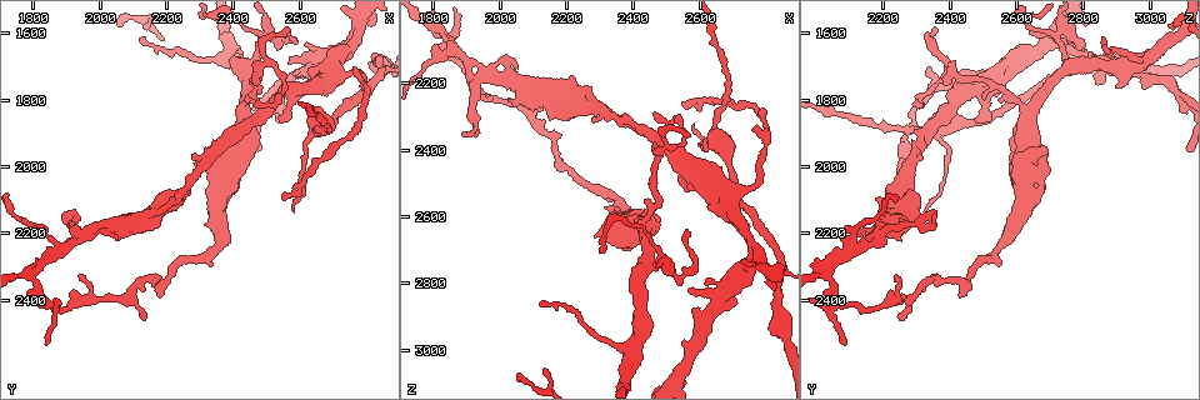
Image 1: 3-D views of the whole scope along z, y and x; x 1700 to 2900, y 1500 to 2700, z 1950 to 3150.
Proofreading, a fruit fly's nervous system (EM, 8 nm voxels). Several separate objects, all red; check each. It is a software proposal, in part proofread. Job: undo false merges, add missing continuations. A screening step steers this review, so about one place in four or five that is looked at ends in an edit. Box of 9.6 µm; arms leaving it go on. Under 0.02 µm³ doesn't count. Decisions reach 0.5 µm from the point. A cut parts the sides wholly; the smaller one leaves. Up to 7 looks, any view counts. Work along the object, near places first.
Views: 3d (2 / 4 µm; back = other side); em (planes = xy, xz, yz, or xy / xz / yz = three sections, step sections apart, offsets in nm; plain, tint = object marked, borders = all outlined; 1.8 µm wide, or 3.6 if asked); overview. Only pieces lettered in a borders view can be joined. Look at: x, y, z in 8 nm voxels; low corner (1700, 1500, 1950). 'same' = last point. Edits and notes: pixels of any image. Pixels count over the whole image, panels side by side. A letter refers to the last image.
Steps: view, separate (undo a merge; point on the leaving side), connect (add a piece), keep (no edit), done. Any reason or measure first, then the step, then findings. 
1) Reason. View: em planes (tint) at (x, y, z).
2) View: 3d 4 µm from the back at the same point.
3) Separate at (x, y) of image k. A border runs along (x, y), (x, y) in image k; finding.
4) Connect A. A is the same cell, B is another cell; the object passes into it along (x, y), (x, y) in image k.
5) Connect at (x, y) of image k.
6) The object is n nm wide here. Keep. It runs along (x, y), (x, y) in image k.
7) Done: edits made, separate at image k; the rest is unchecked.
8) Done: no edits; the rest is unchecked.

Branch point. View: 3d 4 µm at (2530, 1800, 2440).

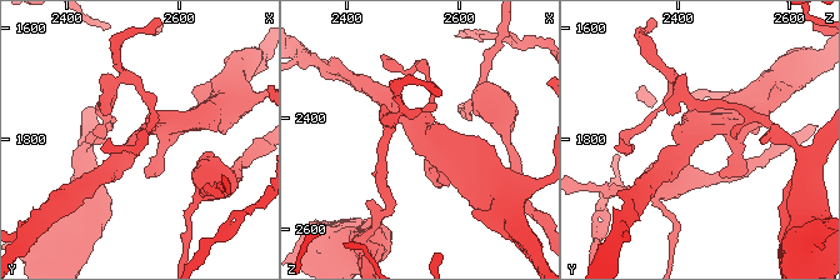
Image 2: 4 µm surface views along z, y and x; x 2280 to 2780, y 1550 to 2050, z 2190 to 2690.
3 arms meet here; the arms are 160, 240, 300 nm wide. View: em yz step 16 (tint) at (2535, 1790, 2435).

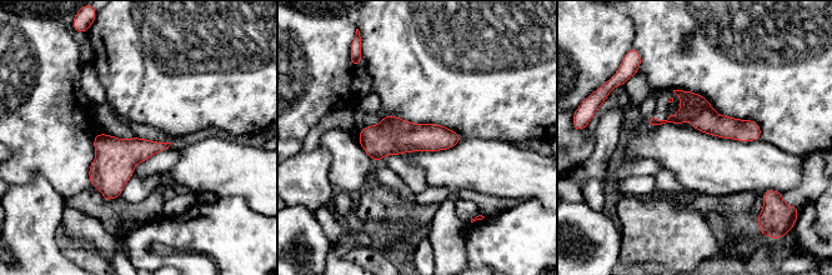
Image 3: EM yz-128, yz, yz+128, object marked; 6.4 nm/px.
View: em planes (borders) at the same point.

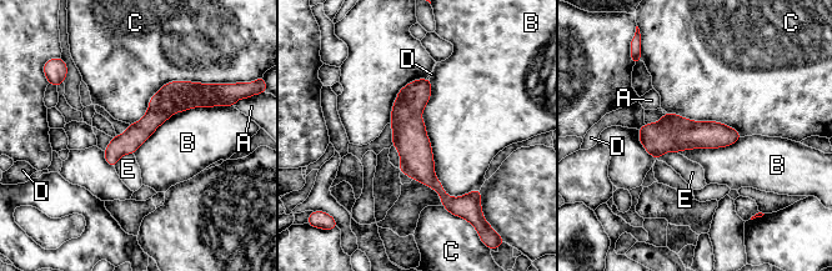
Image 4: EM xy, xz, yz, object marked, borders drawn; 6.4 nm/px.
The object is 140 nm wide here. Keep. A, B, C, D and E are other cells; a border runs along (429, 79), (434, 174), (459, 197) in image 4; all the same neuron.

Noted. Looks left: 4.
A fork. View: 3d 4 µm at (2200, 2110, 2280).

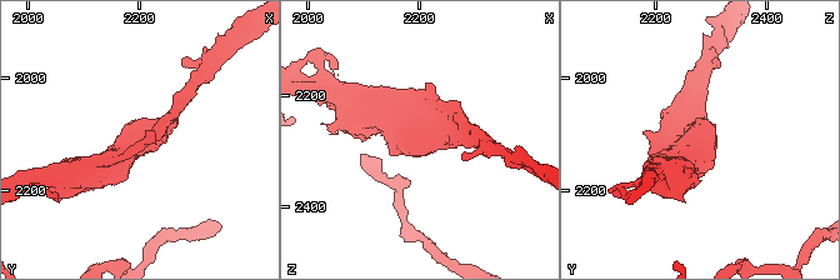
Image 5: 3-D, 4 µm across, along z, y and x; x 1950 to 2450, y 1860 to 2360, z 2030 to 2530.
Shape alone is not enough. View: em planes (borders) at (2205, 2115, 2280).

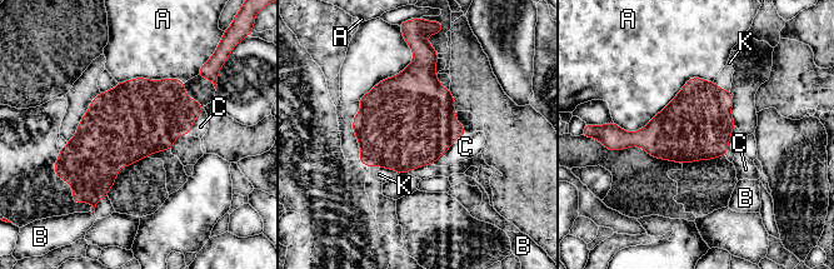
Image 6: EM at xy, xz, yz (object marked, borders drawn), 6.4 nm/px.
Keep. A, B, C and K are other cells; a border runs along (467, 134), (459, 135), (433, 163) in image 6; one neuron here.

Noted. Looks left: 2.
Four-way junction. View: 3d 2 µm at (1910, 2230, 2140).

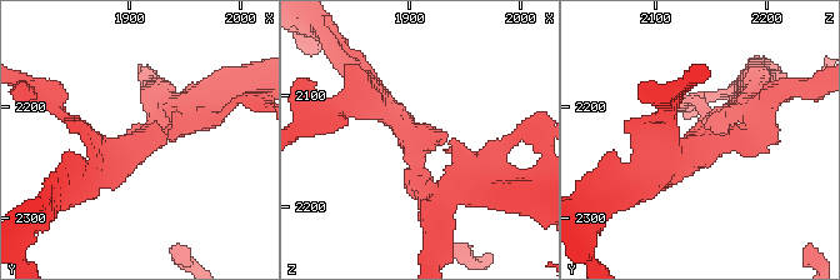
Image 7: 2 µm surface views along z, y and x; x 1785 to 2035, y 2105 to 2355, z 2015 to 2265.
View: em 3.6 µm planes (borders) at (1906, 2234, 2138).

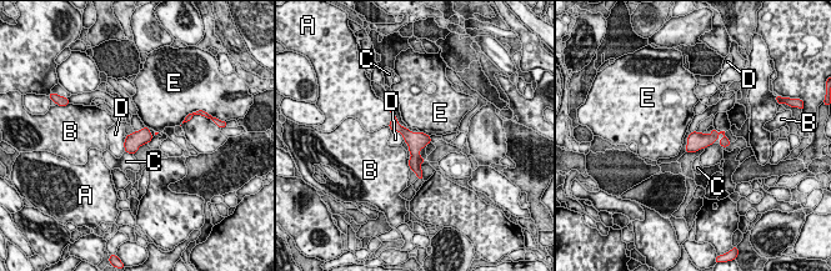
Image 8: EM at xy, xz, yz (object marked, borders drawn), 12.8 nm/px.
Keep. A, B, C, D and E are other cells; it runs along (394, 121), (415, 142), (419, 172) in image 8; continuous, no second neuron.

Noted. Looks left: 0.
Done: no edits; the rest is unchecked.

